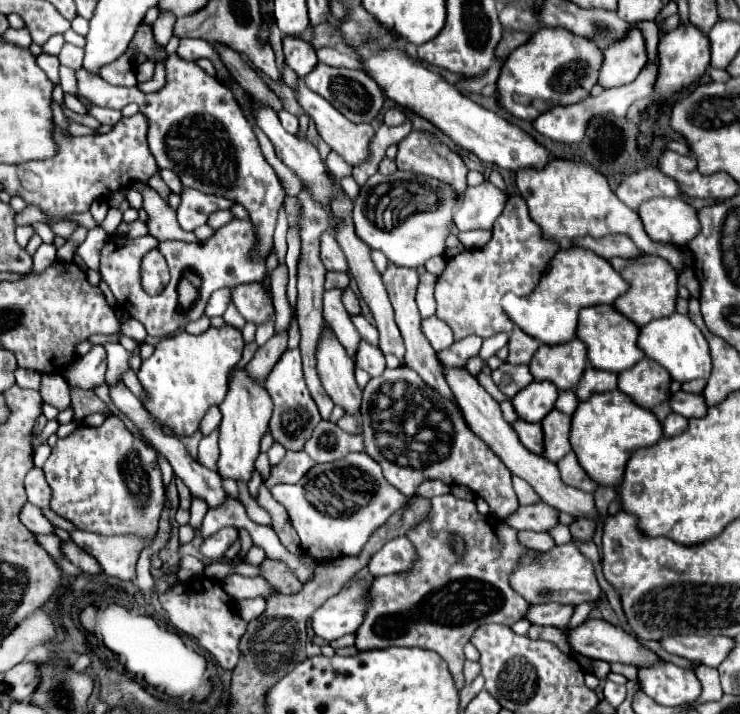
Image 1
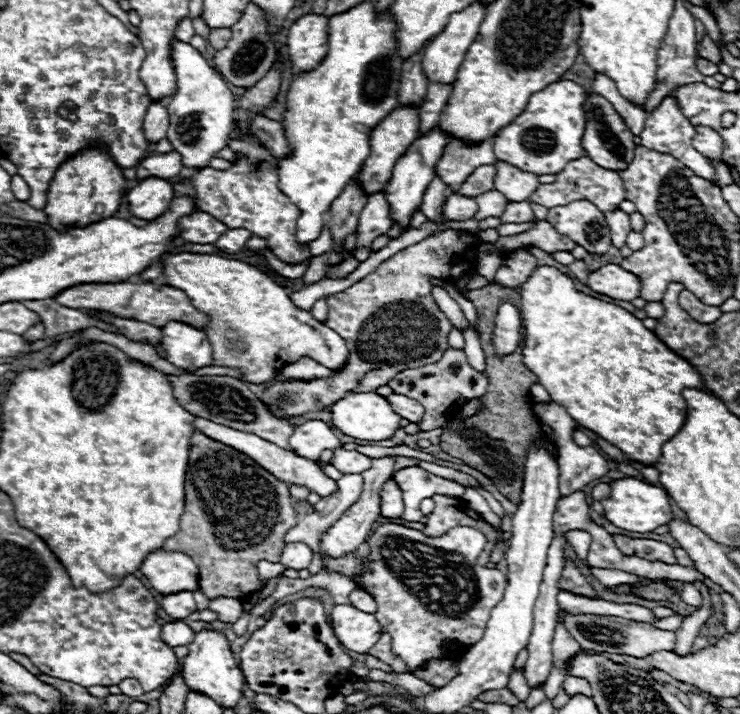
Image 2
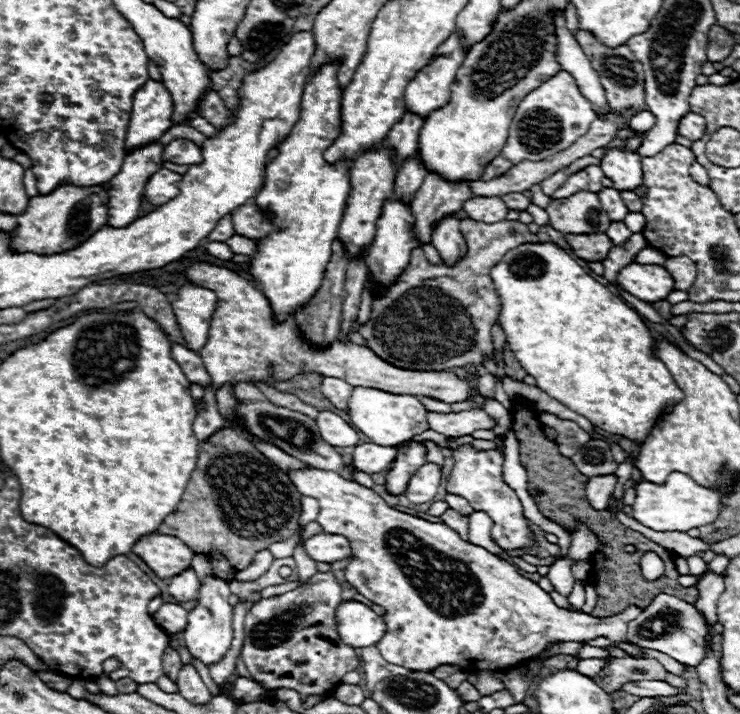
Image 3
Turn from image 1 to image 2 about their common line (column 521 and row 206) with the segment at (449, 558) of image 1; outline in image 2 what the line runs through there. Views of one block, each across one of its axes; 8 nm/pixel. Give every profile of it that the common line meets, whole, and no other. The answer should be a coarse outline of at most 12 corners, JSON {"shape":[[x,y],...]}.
{"shape":[[572,160],[528,202],[544,208],[590,200],[612,212],[626,200],[616,170]]}

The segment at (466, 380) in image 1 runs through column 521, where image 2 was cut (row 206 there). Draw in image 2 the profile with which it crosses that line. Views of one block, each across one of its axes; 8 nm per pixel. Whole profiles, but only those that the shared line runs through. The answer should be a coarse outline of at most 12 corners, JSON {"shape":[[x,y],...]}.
{"shape":[[448,196],[442,206],[446,220],[468,220],[478,210],[476,200]]}

